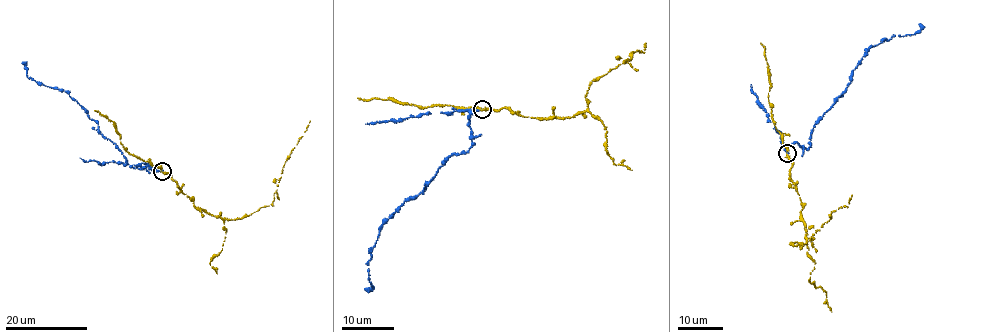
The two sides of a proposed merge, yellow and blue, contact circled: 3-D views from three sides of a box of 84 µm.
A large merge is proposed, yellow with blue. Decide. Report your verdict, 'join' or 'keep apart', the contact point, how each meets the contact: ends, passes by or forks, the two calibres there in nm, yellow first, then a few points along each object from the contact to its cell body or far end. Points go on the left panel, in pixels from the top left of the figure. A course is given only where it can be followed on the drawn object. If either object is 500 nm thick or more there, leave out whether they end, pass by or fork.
keep apart | (162, 171) | yellow passes by | blue ends | 260/190 nm | yellow via (162, 170), (170, 175), (195, 206), (227, 220), (249, 216), (273, 201), (284, 163), (310, 120) | blue via (162, 170), (127, 163), (86, 110), (69, 94), (29, 78), (22, 62)

